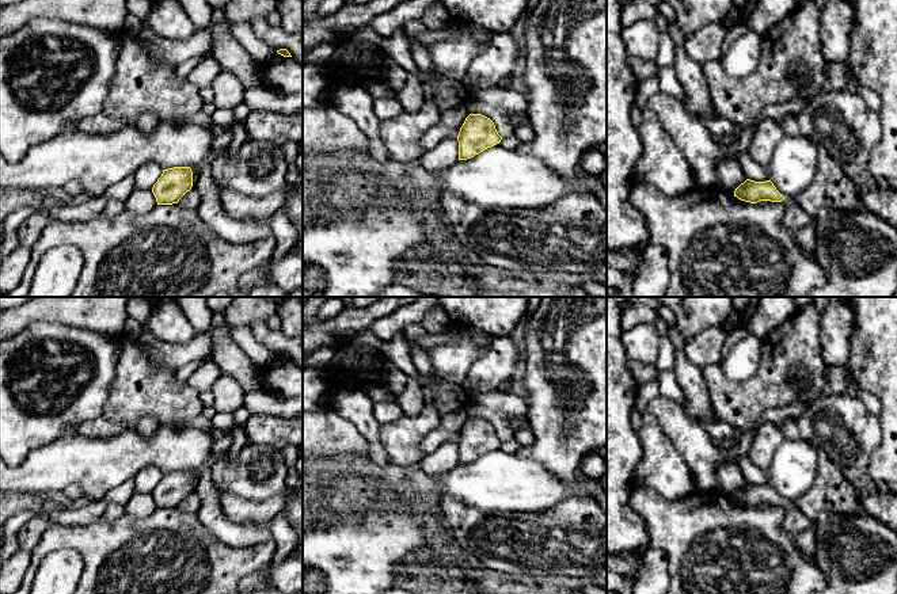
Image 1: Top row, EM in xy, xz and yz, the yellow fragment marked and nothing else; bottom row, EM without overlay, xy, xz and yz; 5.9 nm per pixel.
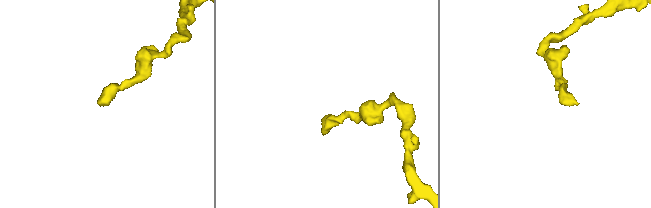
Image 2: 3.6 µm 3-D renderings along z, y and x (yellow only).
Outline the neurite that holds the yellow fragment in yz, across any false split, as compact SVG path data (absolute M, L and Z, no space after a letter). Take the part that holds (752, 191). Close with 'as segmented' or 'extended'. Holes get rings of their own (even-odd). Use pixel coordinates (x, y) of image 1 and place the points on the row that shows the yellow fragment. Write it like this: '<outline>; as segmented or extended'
M746 179L736 189L734 197L750 203L757 203L760 201L783 202L786 205L783 225L793 233L812 221L812 217L795 199L793 197L783 197L771 180L755 182Z; extended

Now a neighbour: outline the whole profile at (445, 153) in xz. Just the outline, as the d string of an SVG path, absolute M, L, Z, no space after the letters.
M455 137L444 138L436 148L426 151L418 160L426 170L441 172L459 160L459 141Z

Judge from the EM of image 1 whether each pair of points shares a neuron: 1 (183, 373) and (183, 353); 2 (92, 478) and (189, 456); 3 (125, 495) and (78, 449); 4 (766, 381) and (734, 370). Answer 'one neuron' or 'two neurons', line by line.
1: two neurons
2: one neuron
3: two neurons
4: two neurons

